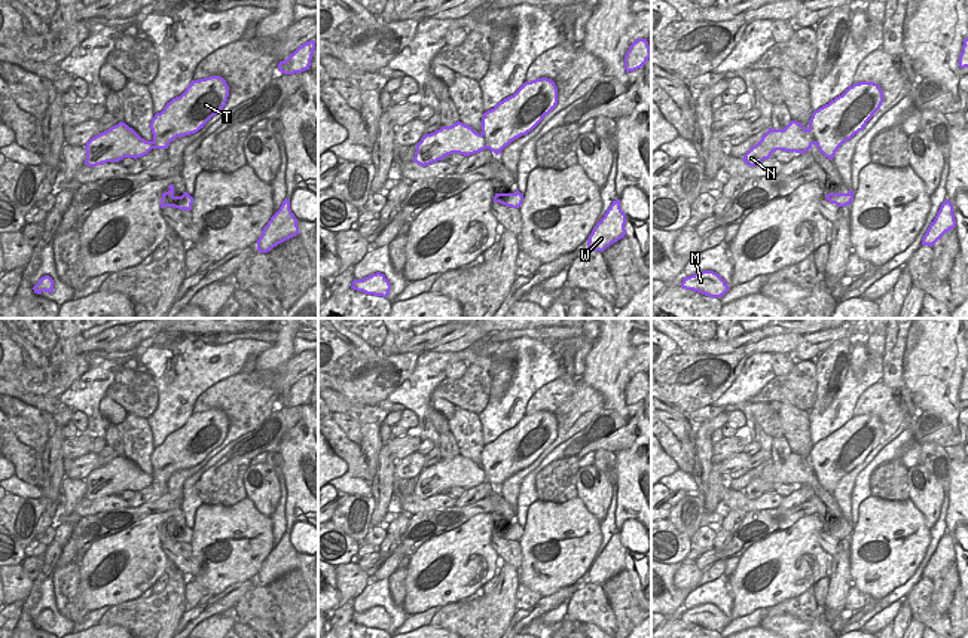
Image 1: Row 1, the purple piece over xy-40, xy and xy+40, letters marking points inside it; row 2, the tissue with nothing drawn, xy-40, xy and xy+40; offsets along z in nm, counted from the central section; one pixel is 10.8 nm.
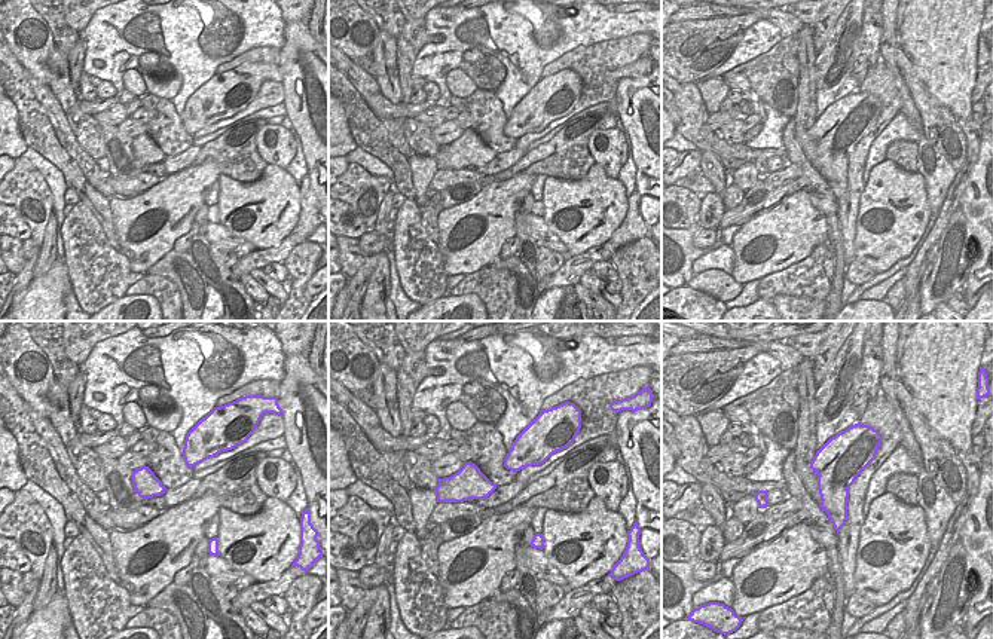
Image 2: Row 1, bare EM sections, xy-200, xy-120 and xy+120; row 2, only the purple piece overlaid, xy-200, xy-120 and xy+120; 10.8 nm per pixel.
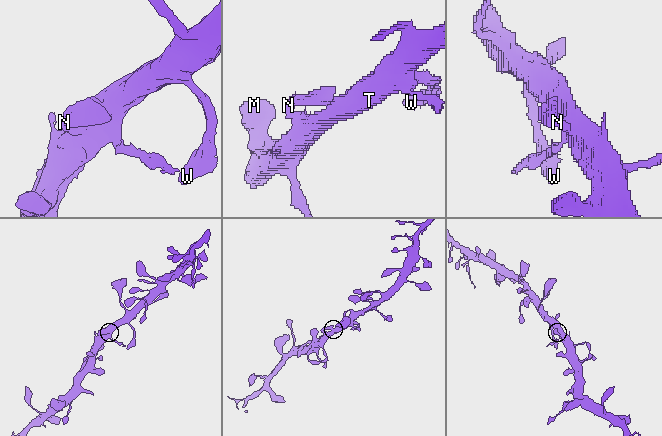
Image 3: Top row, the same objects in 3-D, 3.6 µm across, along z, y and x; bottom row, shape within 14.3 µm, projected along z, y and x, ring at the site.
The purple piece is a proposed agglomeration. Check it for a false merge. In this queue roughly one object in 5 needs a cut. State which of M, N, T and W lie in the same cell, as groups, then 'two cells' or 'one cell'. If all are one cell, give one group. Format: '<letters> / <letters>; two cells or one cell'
M N T W; one cell

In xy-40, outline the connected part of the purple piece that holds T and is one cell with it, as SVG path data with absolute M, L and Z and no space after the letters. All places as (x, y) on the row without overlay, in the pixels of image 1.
M220 409L192 413L186 424L172 431L150 455L152 474L141 471L126 457L119 455L110 463L92 470L86 479L85 498L97 500L119 495L123 491L141 491L152 482L168 482L177 470L198 465L223 443L229 419Z

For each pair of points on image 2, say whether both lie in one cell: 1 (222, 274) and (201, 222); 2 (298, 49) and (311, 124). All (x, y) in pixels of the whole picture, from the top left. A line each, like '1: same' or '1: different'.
1: same
2: same

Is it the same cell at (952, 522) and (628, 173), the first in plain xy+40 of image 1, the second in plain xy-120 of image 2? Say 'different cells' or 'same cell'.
different cells

